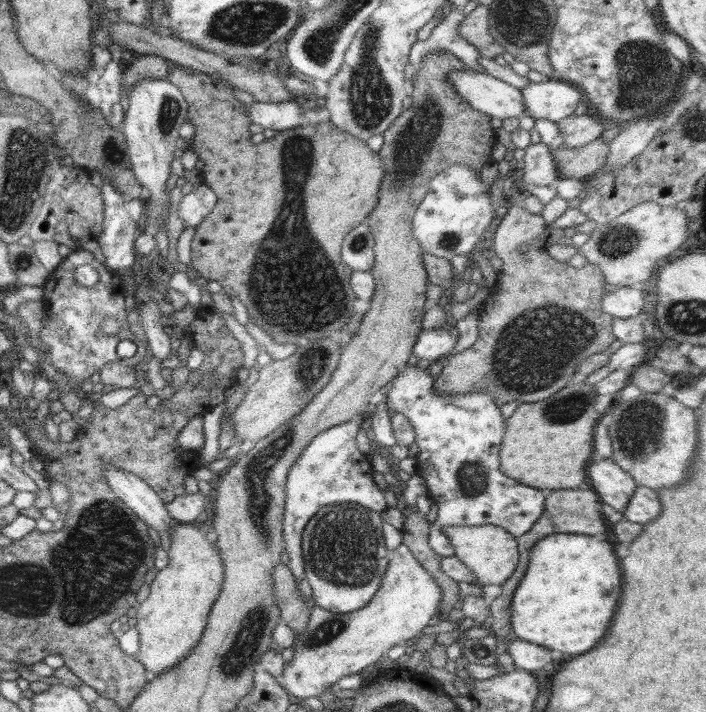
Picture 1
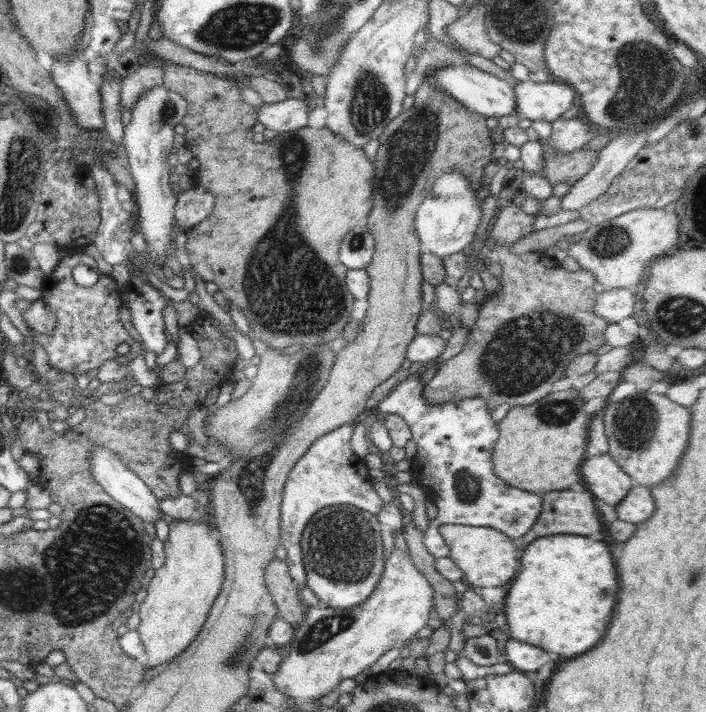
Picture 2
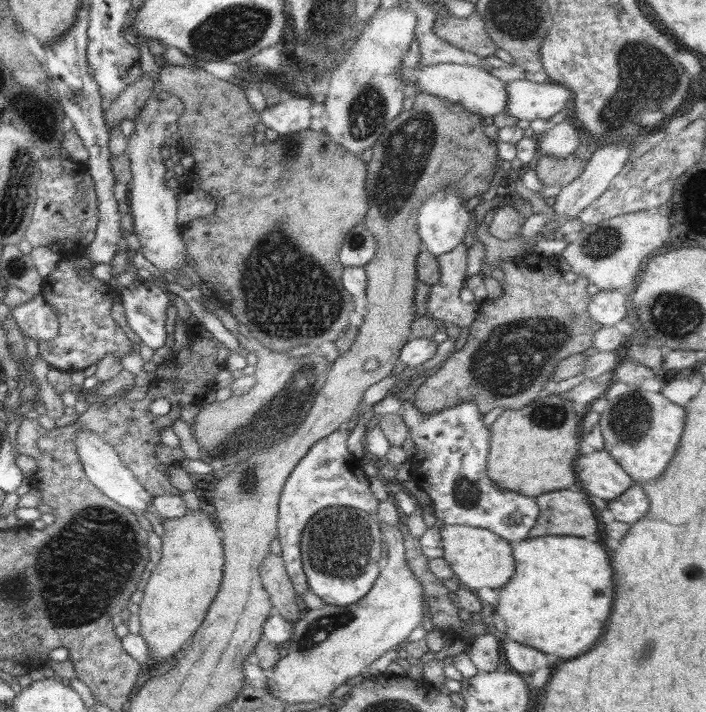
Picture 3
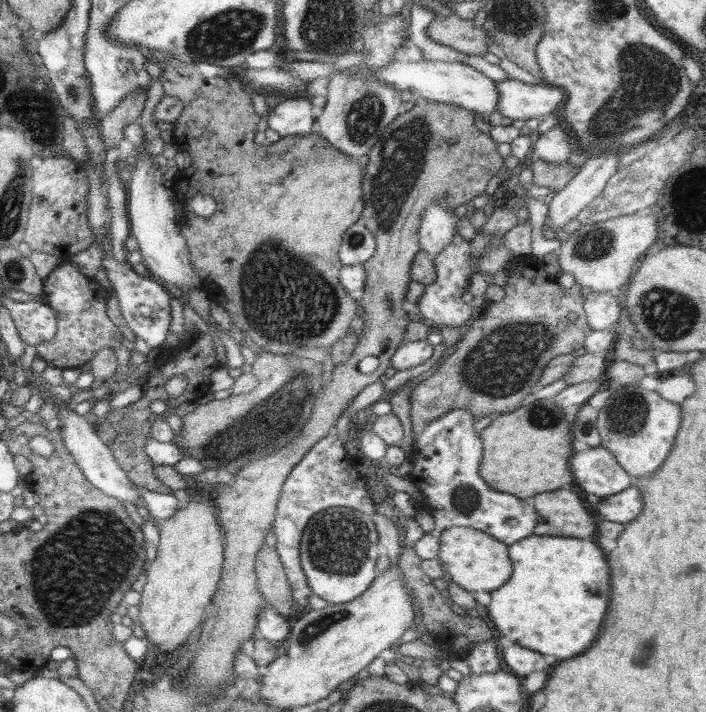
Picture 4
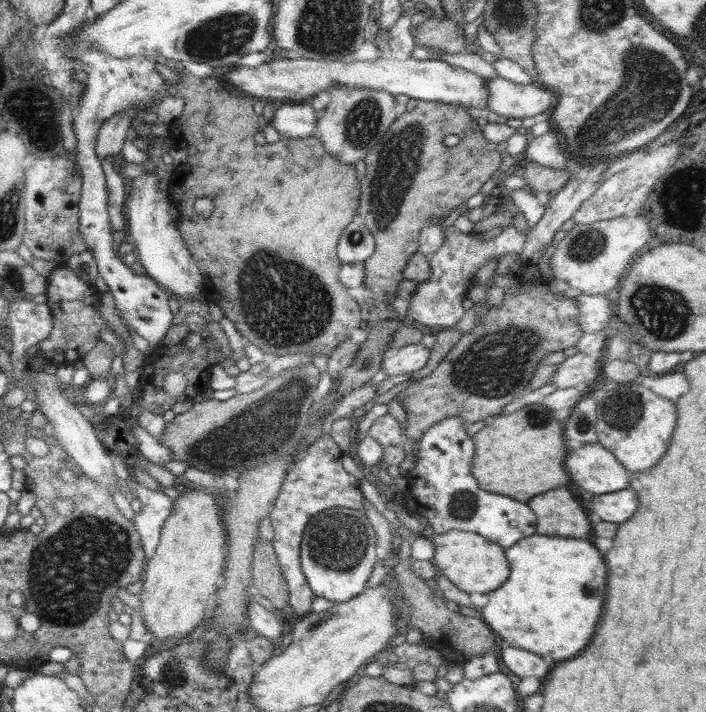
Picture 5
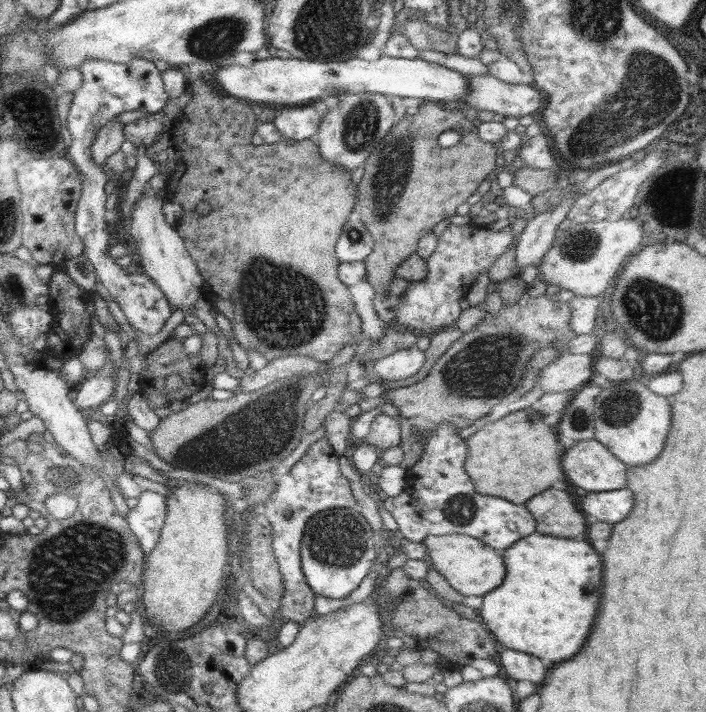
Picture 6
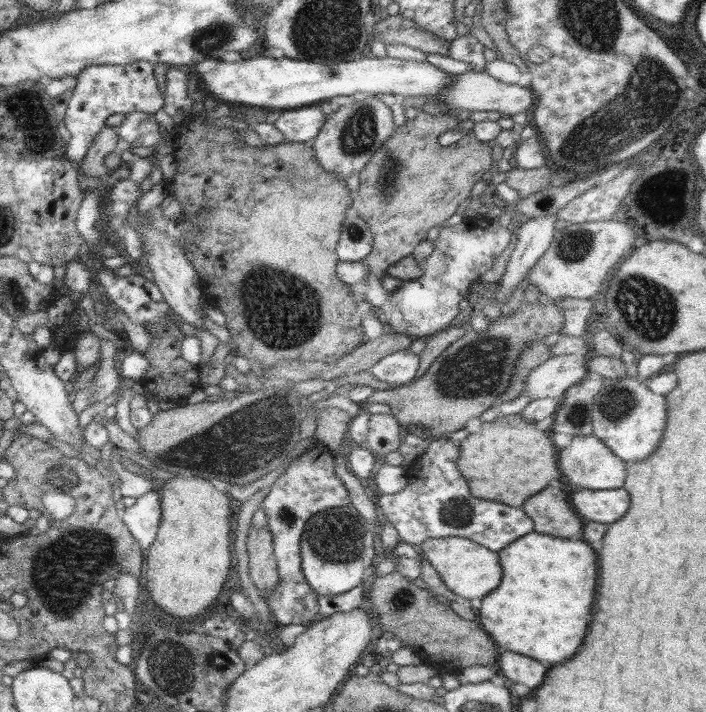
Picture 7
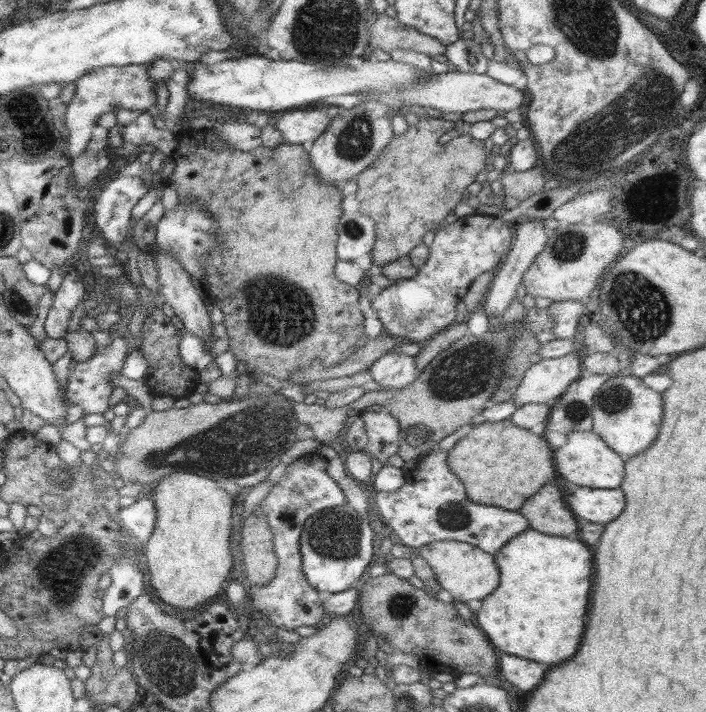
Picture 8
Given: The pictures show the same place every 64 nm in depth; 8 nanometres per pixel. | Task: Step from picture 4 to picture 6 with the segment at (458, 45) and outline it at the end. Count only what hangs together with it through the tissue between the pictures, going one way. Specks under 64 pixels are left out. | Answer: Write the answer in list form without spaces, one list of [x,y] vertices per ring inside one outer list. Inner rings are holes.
[[[403,10],[396,14],[394,26],[391,31],[393,37],[401,39],[412,44],[414,48],[420,50],[434,50],[446,54],[454,54],[458,50],[456,42],[459,35],[452,29],[445,32],[444,29],[438,29],[426,23],[424,19],[410,18]]]

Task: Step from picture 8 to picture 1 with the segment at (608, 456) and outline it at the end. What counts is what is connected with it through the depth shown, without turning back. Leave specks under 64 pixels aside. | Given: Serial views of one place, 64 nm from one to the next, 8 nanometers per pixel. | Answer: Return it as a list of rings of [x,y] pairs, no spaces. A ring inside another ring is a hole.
[[[610,458],[591,461],[586,468],[586,476],[600,501],[610,504],[621,513],[626,510],[638,487],[637,482]]]

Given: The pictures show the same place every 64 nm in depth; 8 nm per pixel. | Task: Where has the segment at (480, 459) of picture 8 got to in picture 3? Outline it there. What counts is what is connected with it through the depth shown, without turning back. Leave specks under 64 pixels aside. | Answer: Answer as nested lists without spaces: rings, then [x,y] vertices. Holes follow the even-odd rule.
[[[543,394],[519,409],[506,409],[490,426],[488,477],[500,487],[522,495],[538,495],[578,484],[574,460],[580,456],[582,416],[566,395]]]

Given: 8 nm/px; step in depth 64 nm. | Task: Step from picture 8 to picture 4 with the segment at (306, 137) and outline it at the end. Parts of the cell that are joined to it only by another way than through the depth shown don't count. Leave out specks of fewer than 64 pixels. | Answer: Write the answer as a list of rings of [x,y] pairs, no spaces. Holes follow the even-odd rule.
[[[294,96],[268,110],[264,119],[268,121],[268,128],[275,130],[281,137],[306,135],[312,132],[311,128],[315,122],[311,108],[309,96]]]

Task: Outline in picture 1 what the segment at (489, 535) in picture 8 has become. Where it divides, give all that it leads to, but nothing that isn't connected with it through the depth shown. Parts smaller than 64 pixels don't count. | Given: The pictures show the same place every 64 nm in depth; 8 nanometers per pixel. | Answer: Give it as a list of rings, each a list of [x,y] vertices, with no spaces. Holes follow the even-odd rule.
[[[416,365],[406,366],[390,383],[388,409],[392,413],[402,413],[414,427],[418,453],[415,473],[426,480],[428,494],[438,506],[438,518],[431,524],[428,543],[436,553],[443,557],[453,555],[453,546],[444,535],[444,526],[476,526],[482,524],[496,524],[512,533],[515,537],[526,534],[530,527],[541,519],[544,512],[546,490],[530,487],[510,477],[500,469],[500,446],[502,438],[506,436],[506,418],[490,393],[462,393],[442,395],[435,388],[436,376],[432,376],[427,368]]]

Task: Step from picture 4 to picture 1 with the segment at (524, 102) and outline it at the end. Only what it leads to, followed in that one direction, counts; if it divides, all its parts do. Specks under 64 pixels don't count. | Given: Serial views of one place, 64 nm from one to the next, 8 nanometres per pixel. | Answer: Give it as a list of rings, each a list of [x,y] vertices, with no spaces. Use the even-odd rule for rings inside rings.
[[[562,80],[530,82],[520,92],[526,101],[526,115],[552,122],[574,114],[583,95],[574,84]]]

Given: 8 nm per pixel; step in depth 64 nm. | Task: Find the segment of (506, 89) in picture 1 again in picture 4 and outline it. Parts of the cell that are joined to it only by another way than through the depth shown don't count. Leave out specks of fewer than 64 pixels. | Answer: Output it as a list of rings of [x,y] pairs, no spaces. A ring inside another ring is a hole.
[[[395,59],[388,66],[384,66],[380,72],[362,72],[366,77],[374,77],[386,85],[392,85],[403,92],[409,90],[415,97],[443,103],[452,103],[469,111],[496,112],[500,93],[498,93],[498,83],[488,78],[478,69],[461,62],[402,62]]]

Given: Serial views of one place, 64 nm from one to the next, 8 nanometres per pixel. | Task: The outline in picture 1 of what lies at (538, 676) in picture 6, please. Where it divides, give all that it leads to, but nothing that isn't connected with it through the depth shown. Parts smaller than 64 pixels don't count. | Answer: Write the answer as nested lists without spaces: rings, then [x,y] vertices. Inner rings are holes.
[[[514,638],[508,645],[508,653],[517,668],[523,671],[540,670],[552,662],[550,649],[518,638]]]

